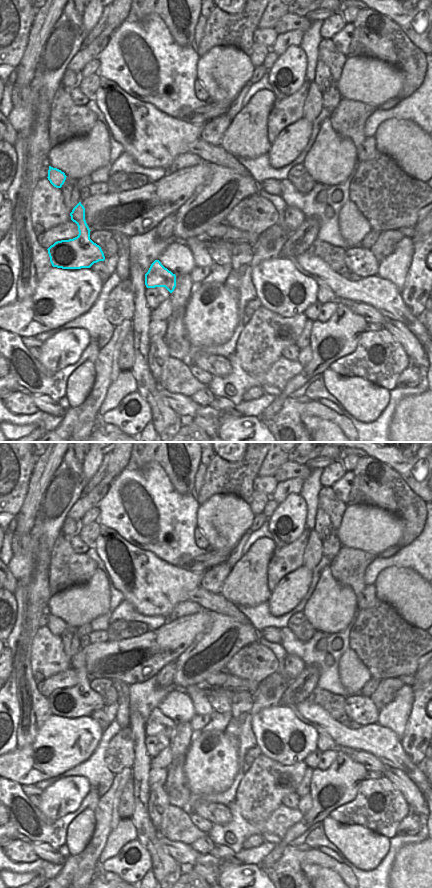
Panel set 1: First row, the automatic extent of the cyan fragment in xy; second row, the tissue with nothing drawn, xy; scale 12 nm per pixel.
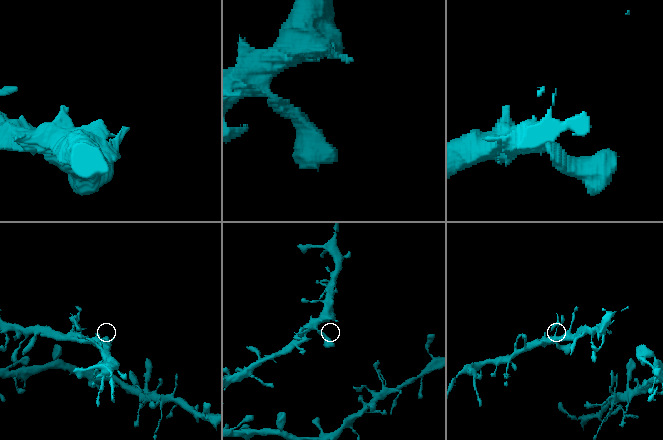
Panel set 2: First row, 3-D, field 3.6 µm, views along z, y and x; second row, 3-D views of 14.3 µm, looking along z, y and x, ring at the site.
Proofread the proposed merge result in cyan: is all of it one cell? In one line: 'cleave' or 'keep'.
keep

